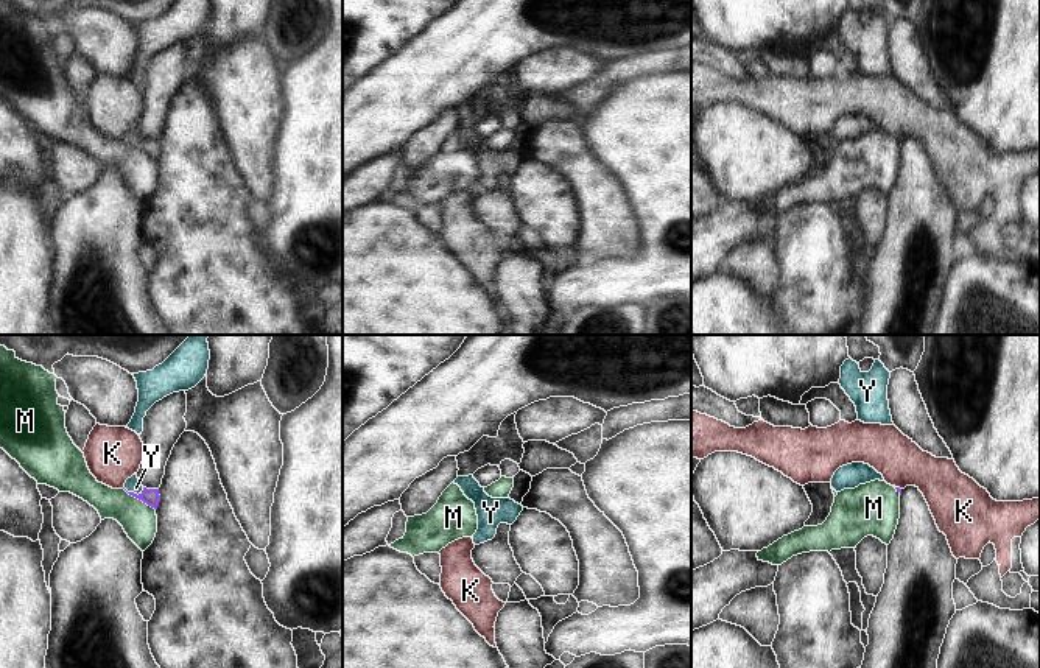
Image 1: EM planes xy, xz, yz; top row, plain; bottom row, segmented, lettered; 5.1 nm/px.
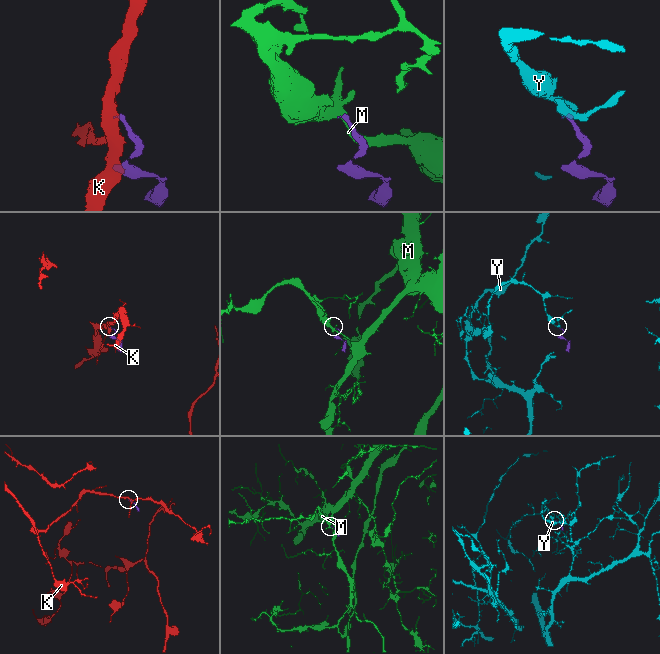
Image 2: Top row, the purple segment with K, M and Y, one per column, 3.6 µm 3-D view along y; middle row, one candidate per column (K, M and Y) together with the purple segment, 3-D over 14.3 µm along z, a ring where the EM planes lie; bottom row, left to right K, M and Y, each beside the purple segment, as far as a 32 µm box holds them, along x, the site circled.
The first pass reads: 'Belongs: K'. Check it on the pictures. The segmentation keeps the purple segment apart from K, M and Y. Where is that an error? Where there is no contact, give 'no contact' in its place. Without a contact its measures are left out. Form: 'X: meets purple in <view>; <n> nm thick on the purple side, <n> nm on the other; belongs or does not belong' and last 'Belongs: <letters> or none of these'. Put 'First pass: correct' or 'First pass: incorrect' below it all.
K: meets purple in yz; 20 nm thick on the purple side, 240 nm on the other; does not belong
M: meets purple in xy; 90 nm thick on the purple side, 190 nm on the other; does not belong
Y: meets purple in xy; 90 nm thick on the purple side, 80 nm on the other; belongs
Belongs: Y
First pass: incorrect

